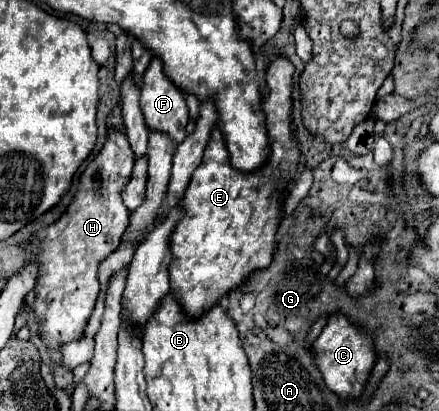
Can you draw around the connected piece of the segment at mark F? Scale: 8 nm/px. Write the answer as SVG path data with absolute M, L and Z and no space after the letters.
M157 56L151 60L151 64L141 80L141 110L143 110L147 128L167 132L175 142L181 142L185 138L185 126L189 120L185 92L167 78L167 74L163 72L163 64Z

